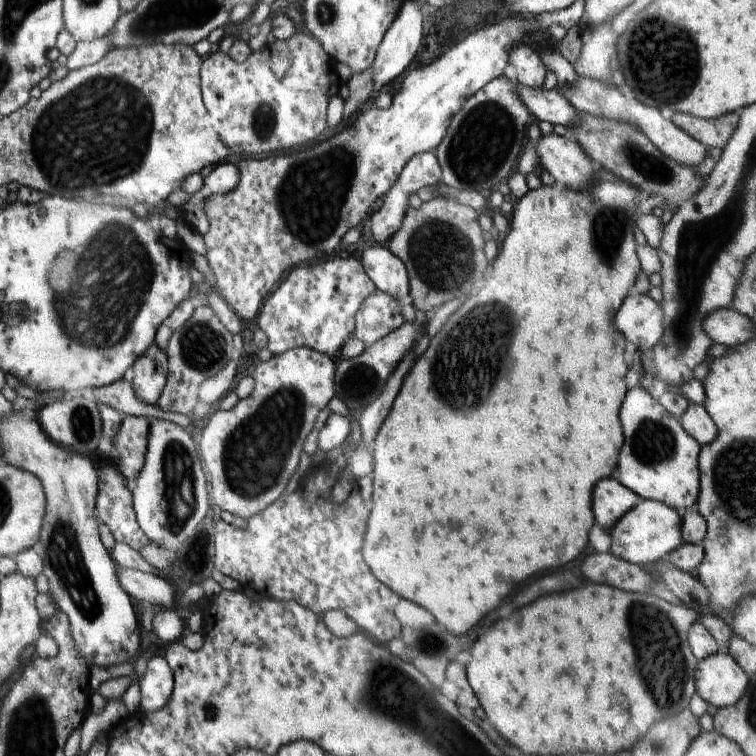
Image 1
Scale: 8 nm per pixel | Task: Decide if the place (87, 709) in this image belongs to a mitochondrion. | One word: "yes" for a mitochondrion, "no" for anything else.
no

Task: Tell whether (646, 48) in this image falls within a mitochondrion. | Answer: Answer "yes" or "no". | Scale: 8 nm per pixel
yes

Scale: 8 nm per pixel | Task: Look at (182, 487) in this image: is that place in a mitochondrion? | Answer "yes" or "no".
yes

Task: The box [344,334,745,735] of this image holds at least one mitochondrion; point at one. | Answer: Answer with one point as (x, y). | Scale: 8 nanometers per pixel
(658, 653)

